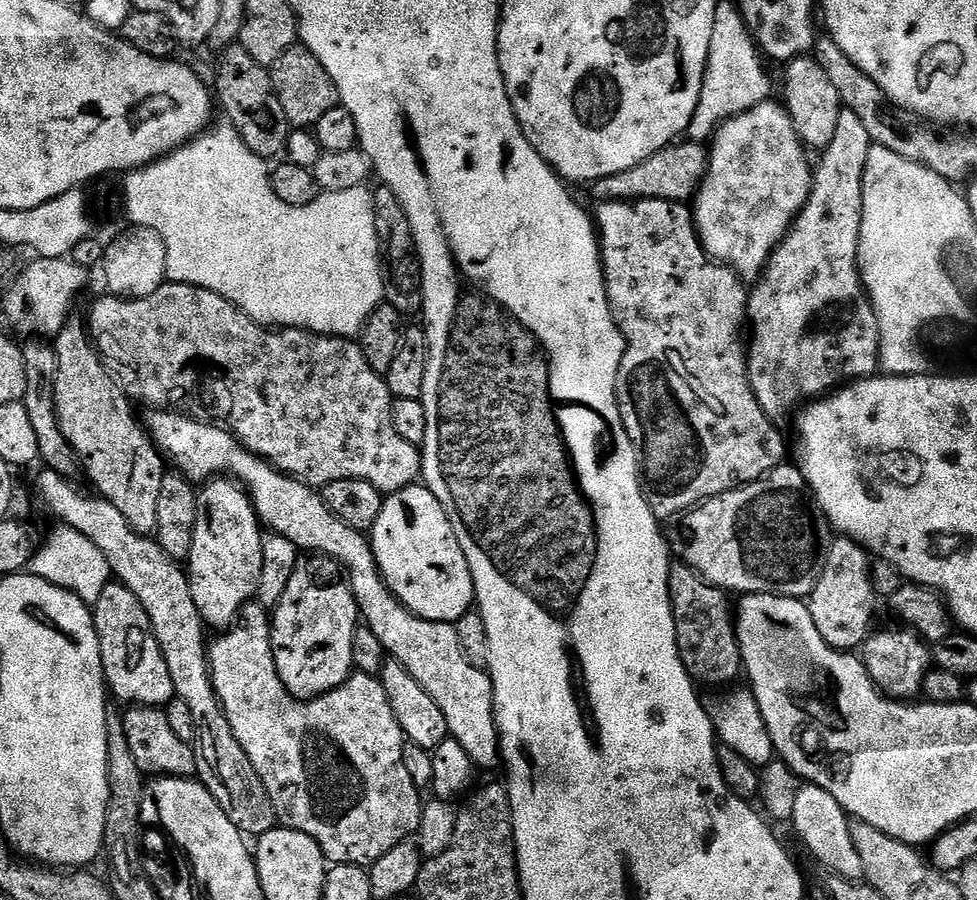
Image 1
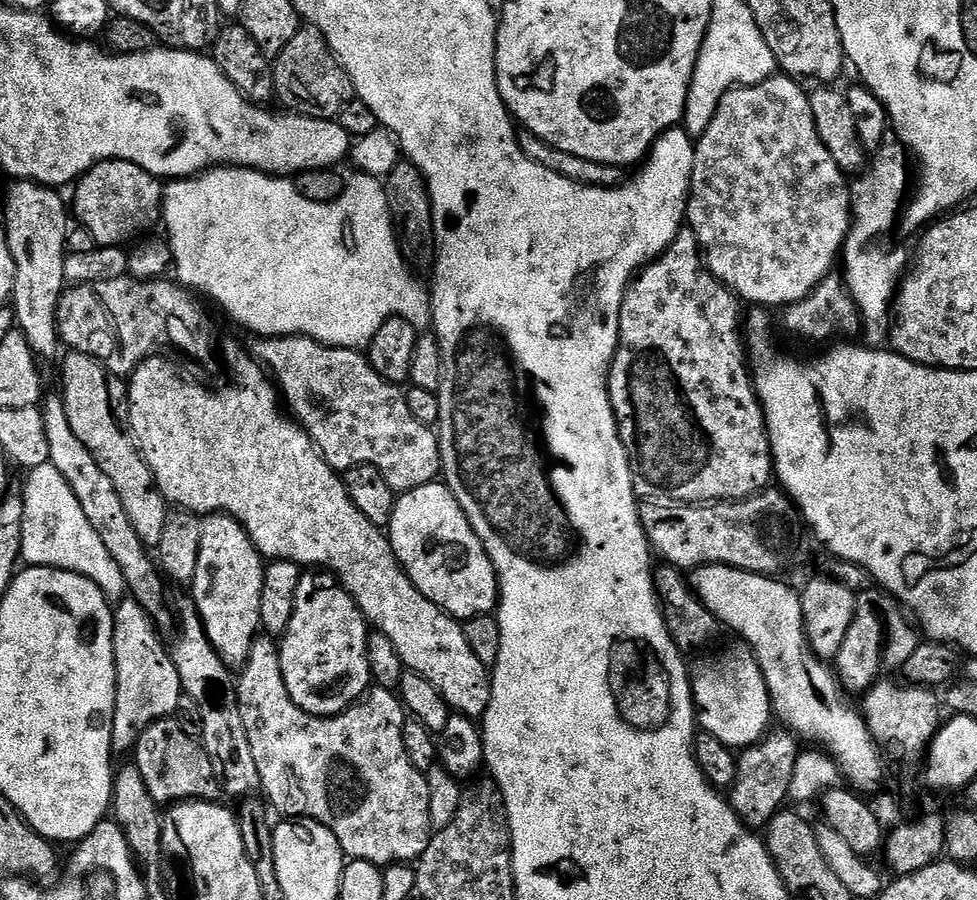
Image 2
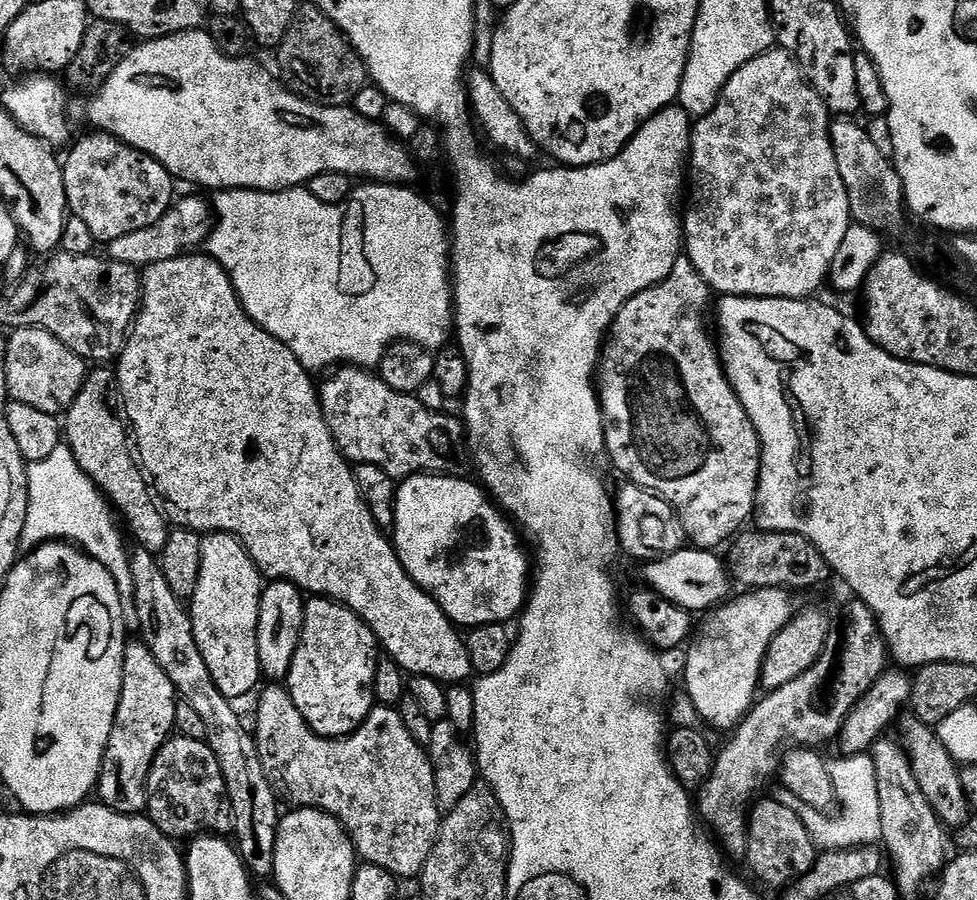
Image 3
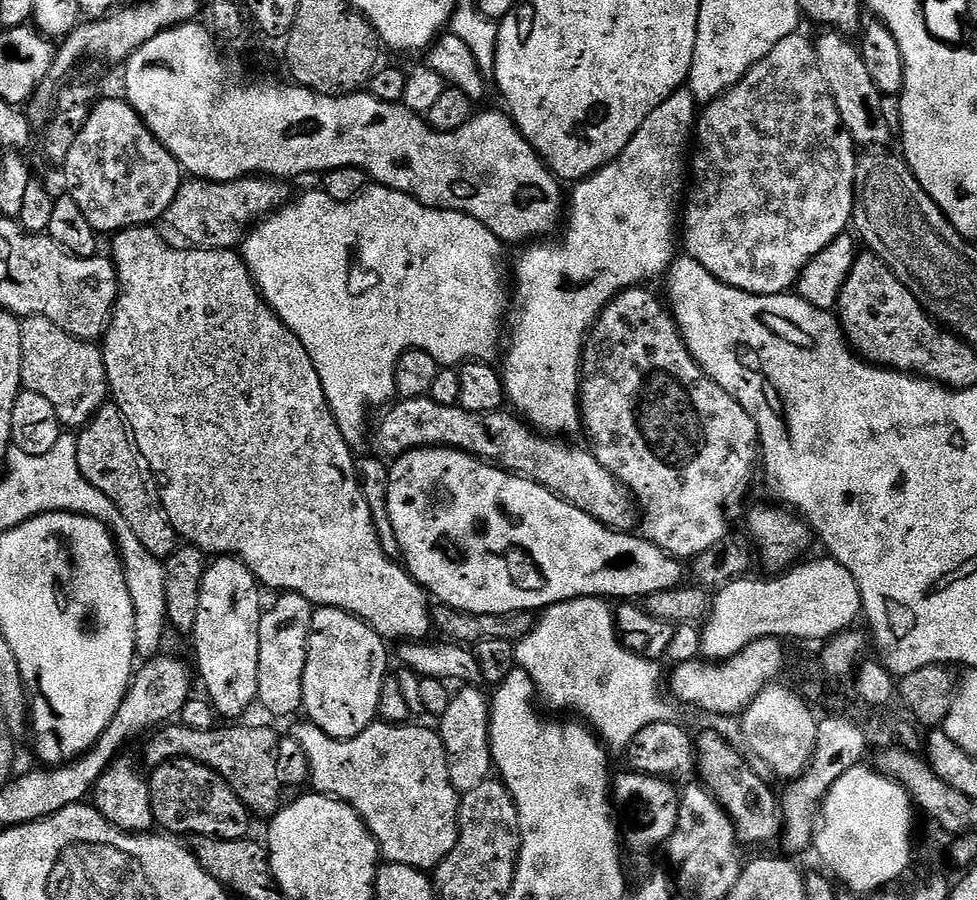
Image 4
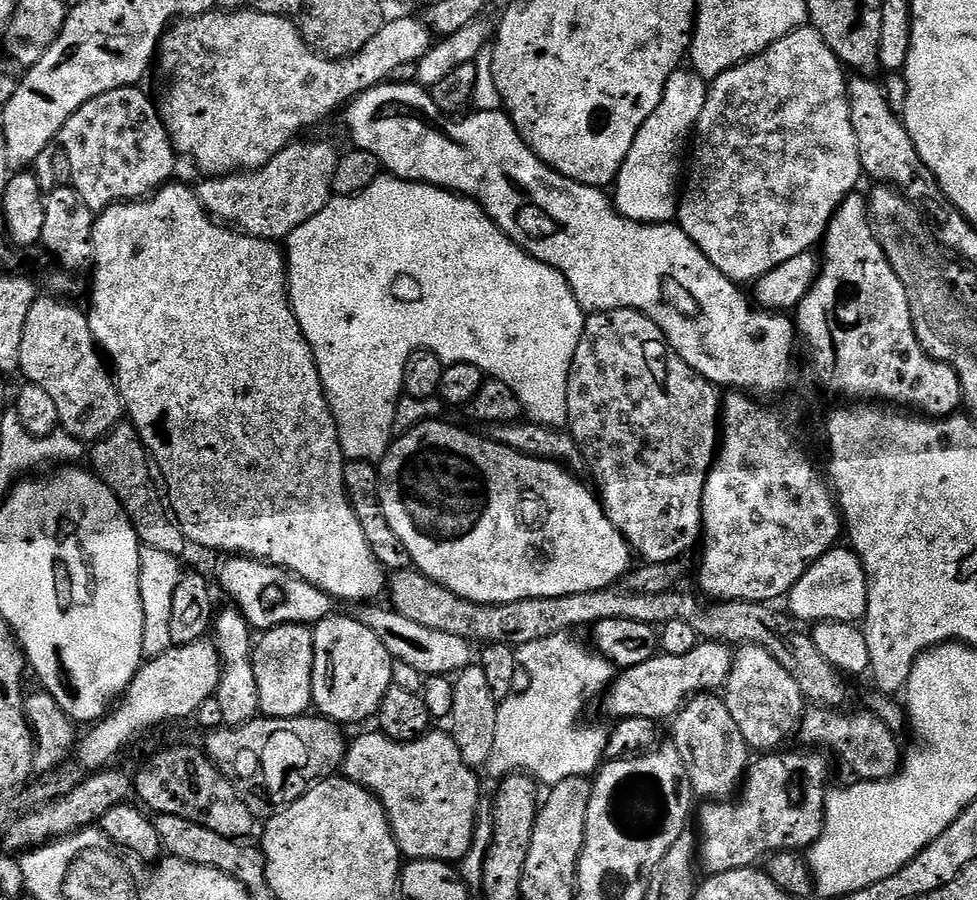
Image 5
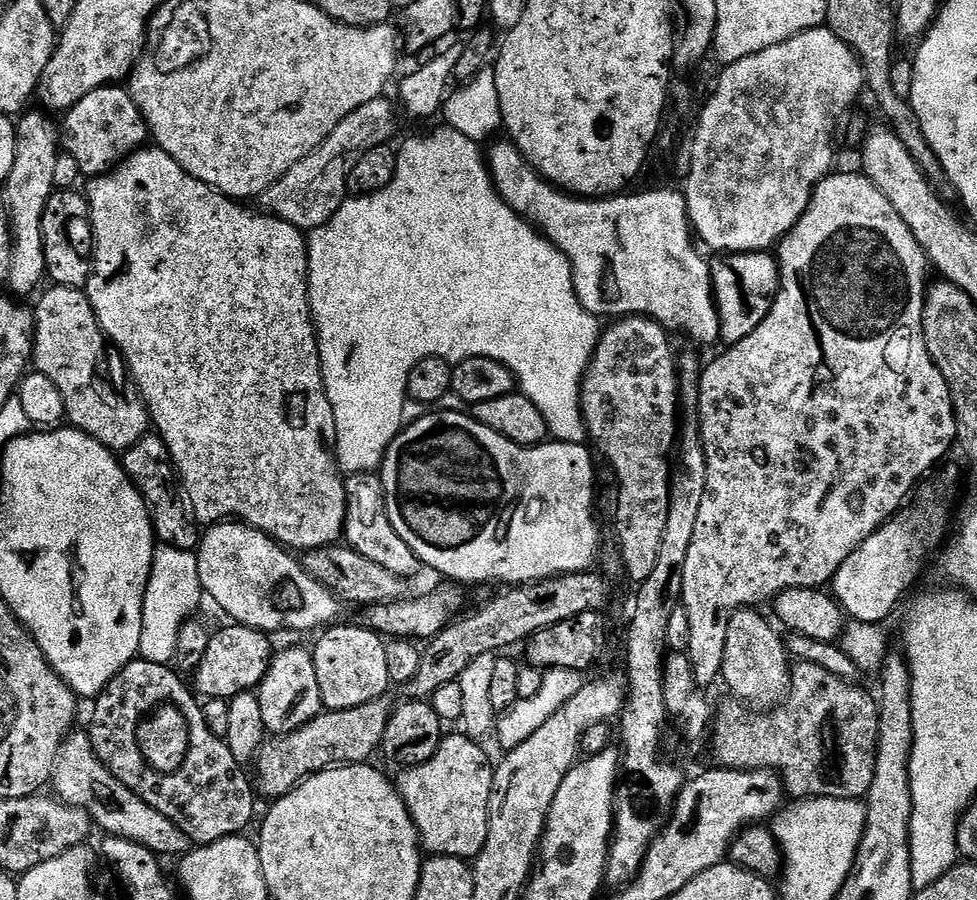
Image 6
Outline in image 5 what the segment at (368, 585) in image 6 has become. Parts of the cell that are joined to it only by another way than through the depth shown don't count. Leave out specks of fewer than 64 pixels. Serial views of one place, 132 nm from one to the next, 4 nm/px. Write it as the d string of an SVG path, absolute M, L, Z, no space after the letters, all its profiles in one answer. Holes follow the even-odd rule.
M419 570L394 572L386 580L386 596L387 599L392 599L392 611L411 622L429 627L430 630L457 635L458 638L469 642L480 640L481 645L519 646L550 638L551 635L571 633L576 630L574 628L587 629L598 622L606 622L606 618L626 618L630 622L646 622L653 626L663 626L677 620L686 622L686 626L694 626L697 637L708 642L723 642L729 646L762 646L777 660L782 670L786 670L786 674L790 674L790 678L798 682L805 701L833 710L843 709L847 705L844 704L848 700L845 677L837 672L834 666L830 666L830 662L826 662L822 654L818 654L818 646L814 646L811 635L807 631L799 632L795 628L797 625L783 611L775 612L772 609L775 607L768 604L751 604L741 600L712 602L707 608L699 595L691 596L684 591L634 594L610 587L586 594L570 594L562 598L534 598L513 604L475 604L446 590Z

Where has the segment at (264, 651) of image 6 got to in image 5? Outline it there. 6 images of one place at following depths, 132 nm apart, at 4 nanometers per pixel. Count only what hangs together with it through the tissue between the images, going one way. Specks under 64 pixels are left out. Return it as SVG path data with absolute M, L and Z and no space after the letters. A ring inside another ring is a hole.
M208 638L189 644L178 644L167 648L160 656L151 657L140 665L128 691L115 705L111 715L99 721L91 730L85 731L88 732L85 736L83 733L74 753L75 759L80 759L81 766L88 774L107 769L115 761L112 759L131 740L138 739L147 728L156 728L167 720L195 717L198 706L215 697L221 675L221 654L215 643Z

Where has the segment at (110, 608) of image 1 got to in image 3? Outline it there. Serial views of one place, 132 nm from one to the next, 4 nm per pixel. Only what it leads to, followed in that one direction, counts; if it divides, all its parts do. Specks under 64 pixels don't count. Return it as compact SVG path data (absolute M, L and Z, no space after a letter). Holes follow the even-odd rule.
M136 638L133 644L131 641L124 650L122 694L94 789L99 803L124 816L138 816L147 809L150 766L154 766L158 750L177 731L177 699L174 682L166 678L166 670L158 666L158 658L150 654L143 639Z

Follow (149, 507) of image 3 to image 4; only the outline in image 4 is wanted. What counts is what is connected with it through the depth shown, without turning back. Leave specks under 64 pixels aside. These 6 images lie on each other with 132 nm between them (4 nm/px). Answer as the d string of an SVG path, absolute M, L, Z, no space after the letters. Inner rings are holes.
M114 402L103 404L92 421L79 429L76 445L78 470L82 470L86 482L102 490L102 494L106 494L106 498L110 498L110 502L118 506L130 530L134 530L134 538L138 538L138 542L142 542L142 546L146 546L150 554L161 558L171 556L178 547L176 531L154 492L144 485L145 469L142 467L142 457L132 438L130 426L118 405Z

